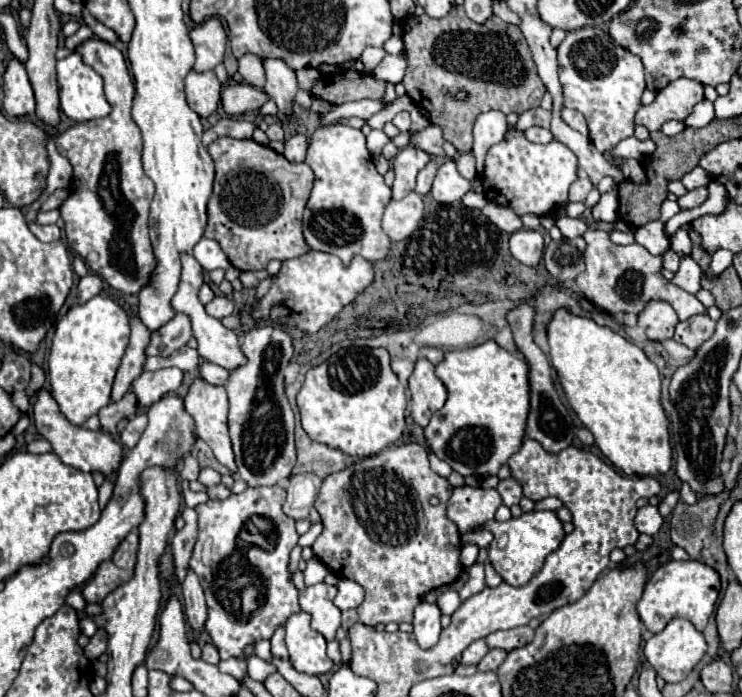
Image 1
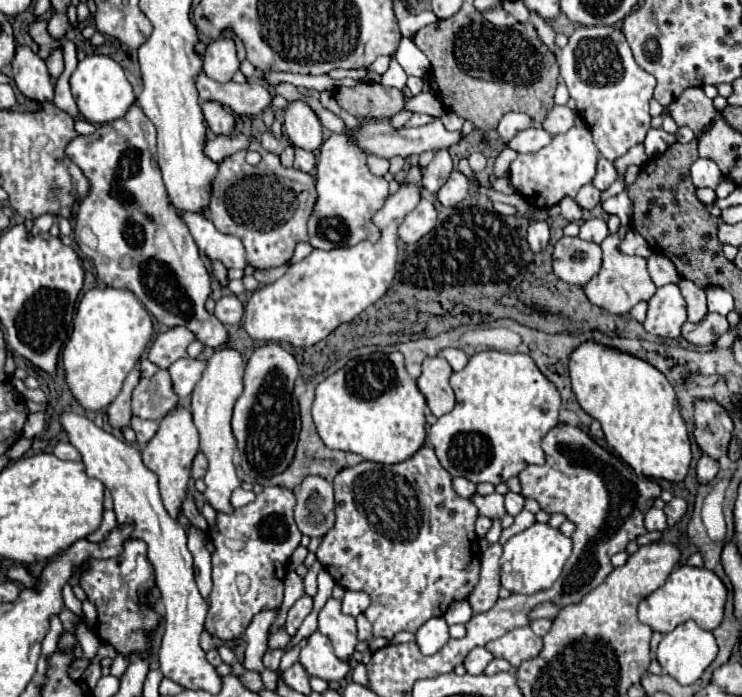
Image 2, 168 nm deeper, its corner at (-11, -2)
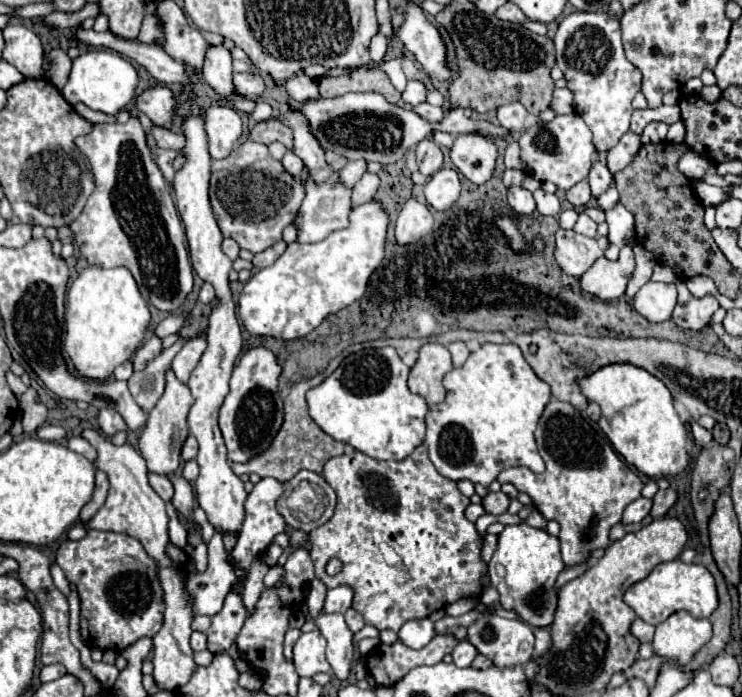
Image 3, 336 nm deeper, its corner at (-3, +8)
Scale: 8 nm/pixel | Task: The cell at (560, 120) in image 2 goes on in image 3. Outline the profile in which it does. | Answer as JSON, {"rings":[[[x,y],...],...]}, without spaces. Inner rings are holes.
{"rings":[[[555,88],[551,108],[557,114],[571,114],[573,112],[573,92],[569,88]]]}

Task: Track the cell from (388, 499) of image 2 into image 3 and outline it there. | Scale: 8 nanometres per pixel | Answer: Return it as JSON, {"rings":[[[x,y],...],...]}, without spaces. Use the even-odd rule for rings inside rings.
{"rings":[[[423,444],[401,462],[375,460],[363,452],[335,456],[325,462],[323,478],[337,494],[337,508],[329,522],[309,532],[315,576],[327,588],[353,588],[353,608],[363,616],[365,624],[397,632],[407,620],[427,618],[447,604],[481,594],[481,578],[487,574],[487,564],[481,558],[483,538],[475,530],[475,524],[463,514],[469,498],[459,492],[453,480],[435,472]],[[329,558],[339,558],[343,562],[343,570],[337,576],[325,574]]]}

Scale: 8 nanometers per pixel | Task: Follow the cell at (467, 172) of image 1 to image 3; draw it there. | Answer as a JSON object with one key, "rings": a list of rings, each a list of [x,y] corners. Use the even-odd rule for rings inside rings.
{"rings":[[[479,132],[457,134],[451,148],[451,162],[457,172],[473,184],[485,184],[491,180],[497,156],[495,140]]]}

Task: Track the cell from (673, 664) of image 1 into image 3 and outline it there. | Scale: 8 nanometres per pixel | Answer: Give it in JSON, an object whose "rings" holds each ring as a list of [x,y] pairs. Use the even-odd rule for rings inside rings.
{"rings":[[[675,612],[657,626],[653,648],[655,654],[687,664],[693,654],[711,640],[711,622],[693,618],[689,612]]]}

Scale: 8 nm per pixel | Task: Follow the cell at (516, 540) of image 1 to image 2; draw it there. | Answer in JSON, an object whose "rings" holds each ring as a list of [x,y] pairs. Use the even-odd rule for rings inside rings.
{"rings":[[[535,522],[531,528],[515,534],[505,546],[501,556],[501,586],[517,594],[533,594],[537,590],[549,588],[561,574],[567,558],[571,556],[571,538],[563,536],[557,528],[549,524]]]}

